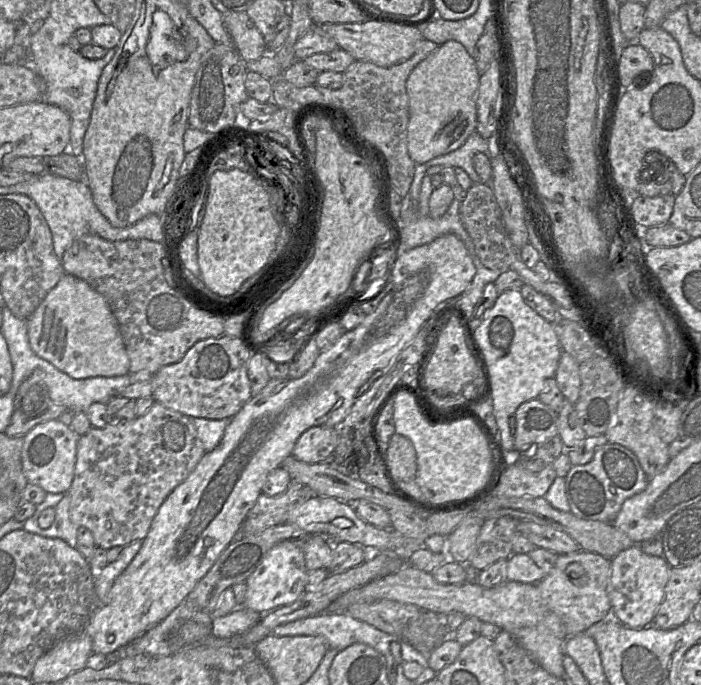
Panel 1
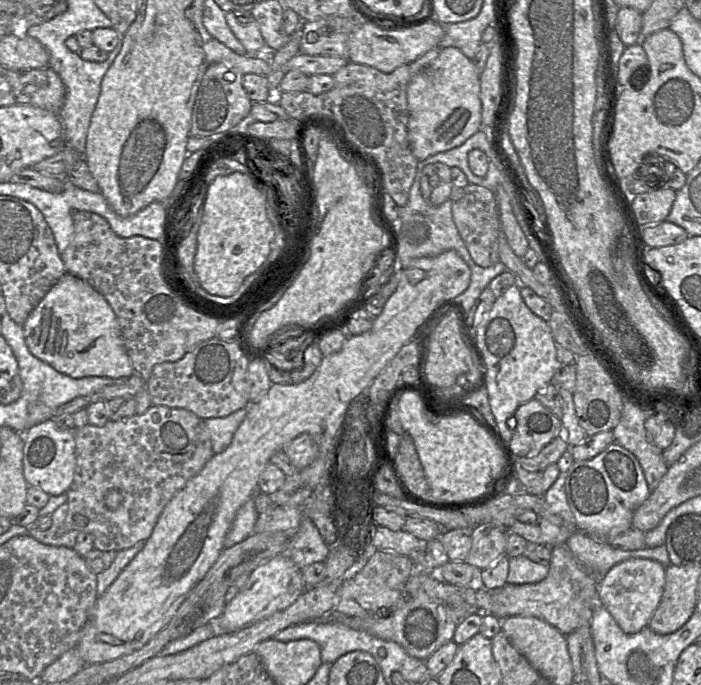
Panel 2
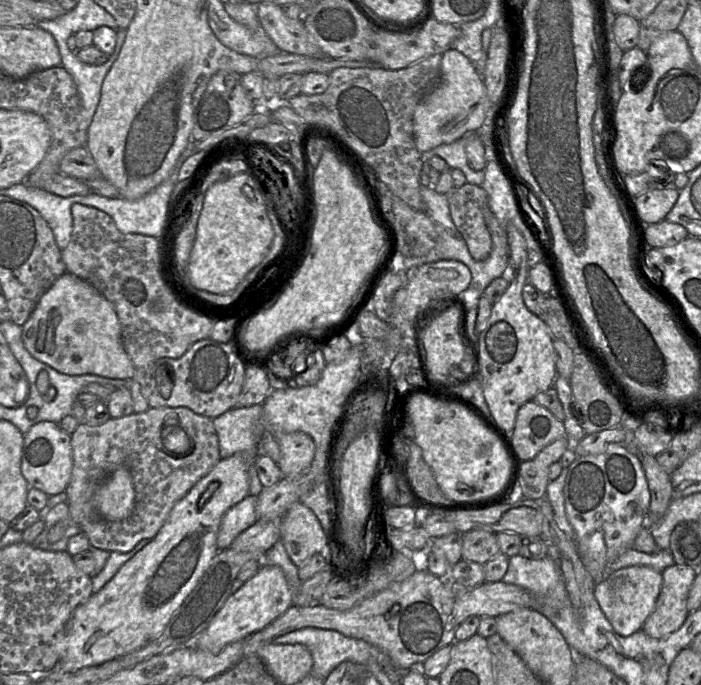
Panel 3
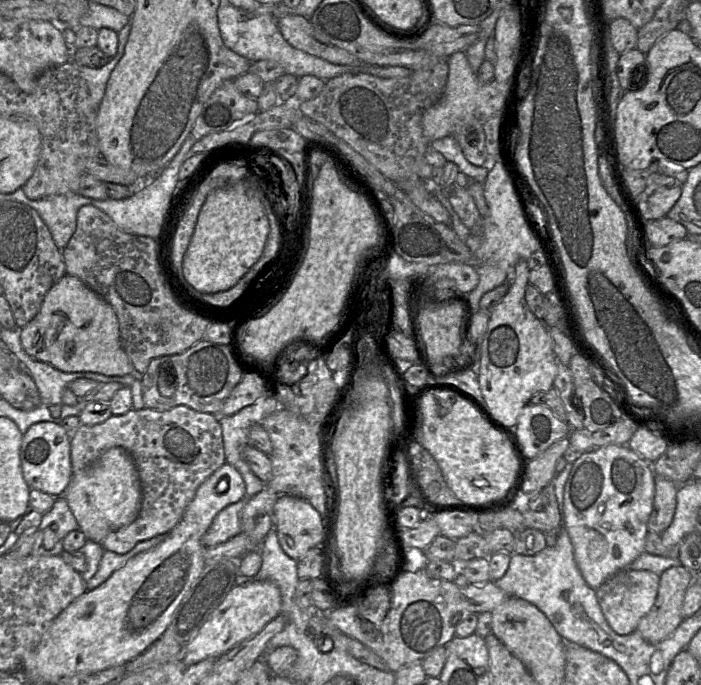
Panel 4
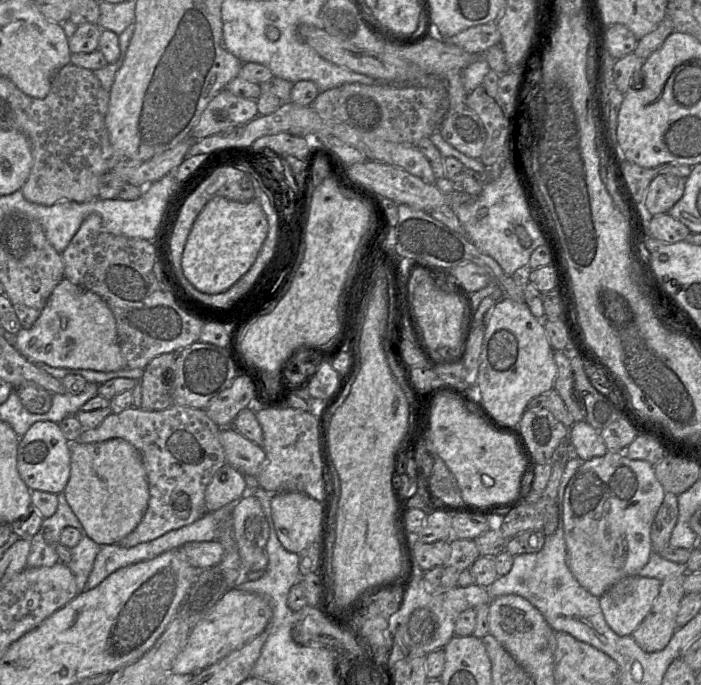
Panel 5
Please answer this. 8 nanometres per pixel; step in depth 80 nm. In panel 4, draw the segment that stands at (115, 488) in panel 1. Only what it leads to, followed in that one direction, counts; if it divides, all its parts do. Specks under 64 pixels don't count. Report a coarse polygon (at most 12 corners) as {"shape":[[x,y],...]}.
{"shape":[[184,405],[82,424],[72,473],[134,459],[139,514],[100,543],[171,531],[226,463],[219,417]]}

